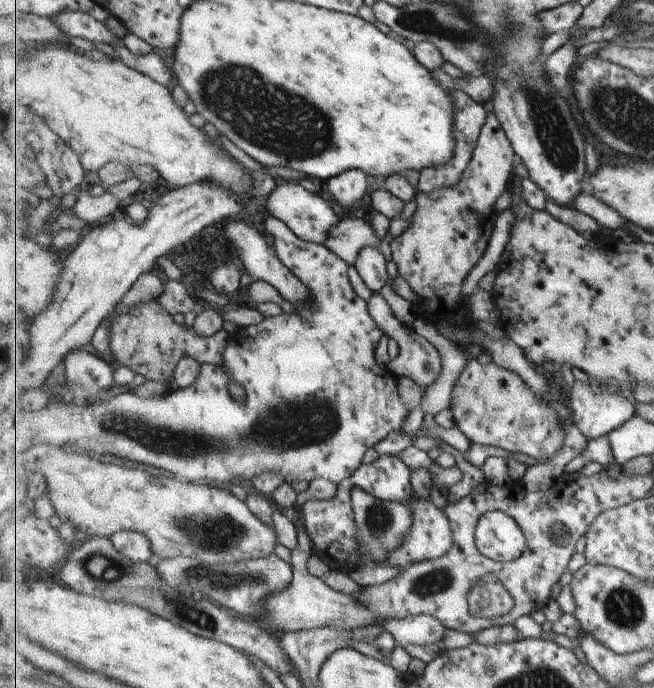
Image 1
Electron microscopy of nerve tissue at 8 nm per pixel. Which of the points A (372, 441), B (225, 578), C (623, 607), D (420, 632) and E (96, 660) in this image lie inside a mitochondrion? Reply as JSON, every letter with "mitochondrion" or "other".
{"A":"other","B":"mitochondrion","C":"mitochondrion","D":"other","E":"other"}

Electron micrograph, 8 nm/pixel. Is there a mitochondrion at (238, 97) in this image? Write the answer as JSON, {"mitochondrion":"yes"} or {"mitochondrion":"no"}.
{"mitochondrion":"yes"}

